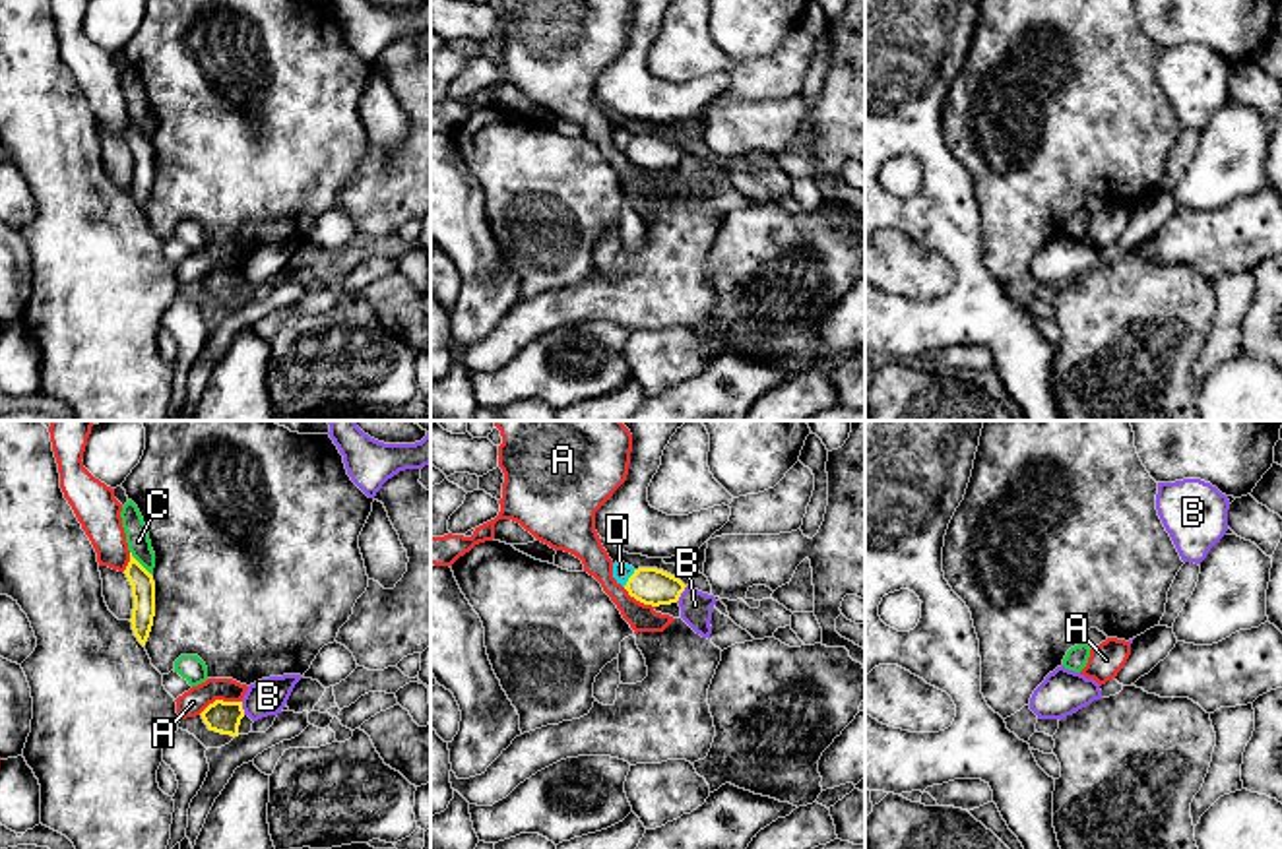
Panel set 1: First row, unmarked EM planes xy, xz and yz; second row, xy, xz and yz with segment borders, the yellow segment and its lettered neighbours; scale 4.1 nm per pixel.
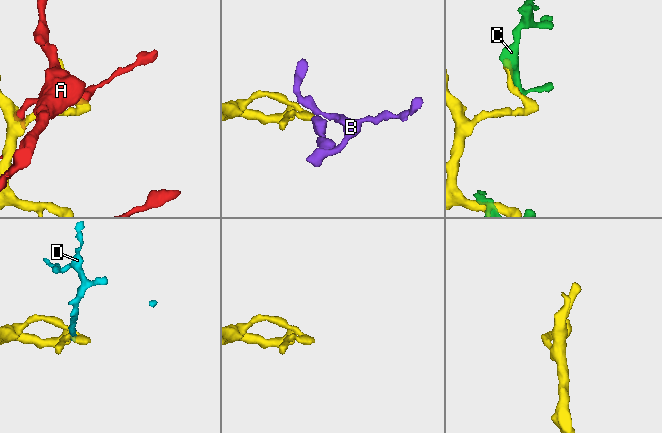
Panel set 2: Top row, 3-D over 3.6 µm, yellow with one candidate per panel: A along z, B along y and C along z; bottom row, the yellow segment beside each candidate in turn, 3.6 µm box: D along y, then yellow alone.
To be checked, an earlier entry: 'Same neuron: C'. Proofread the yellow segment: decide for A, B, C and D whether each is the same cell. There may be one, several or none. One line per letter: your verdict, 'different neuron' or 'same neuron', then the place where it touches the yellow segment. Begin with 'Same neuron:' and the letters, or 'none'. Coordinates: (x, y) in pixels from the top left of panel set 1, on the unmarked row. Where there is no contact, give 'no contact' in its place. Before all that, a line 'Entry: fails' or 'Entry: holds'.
Entry: fails
Same neuron: none
A: different neuron; contact xy (220, 266)
B: different neuron; contact xz (681, 157)
C: different neuron; contact xy (138, 128)
D: different neuron; contact xz (629, 144)

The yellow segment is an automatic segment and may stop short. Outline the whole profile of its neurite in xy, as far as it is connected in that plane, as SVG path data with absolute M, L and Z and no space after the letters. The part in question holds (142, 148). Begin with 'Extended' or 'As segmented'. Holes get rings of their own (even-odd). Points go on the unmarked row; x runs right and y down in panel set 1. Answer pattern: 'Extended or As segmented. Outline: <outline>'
As segmented. Outline: M132 122L124 136L134 163L132 196L142 211L145 211L155 182L155 147L153 142Z

